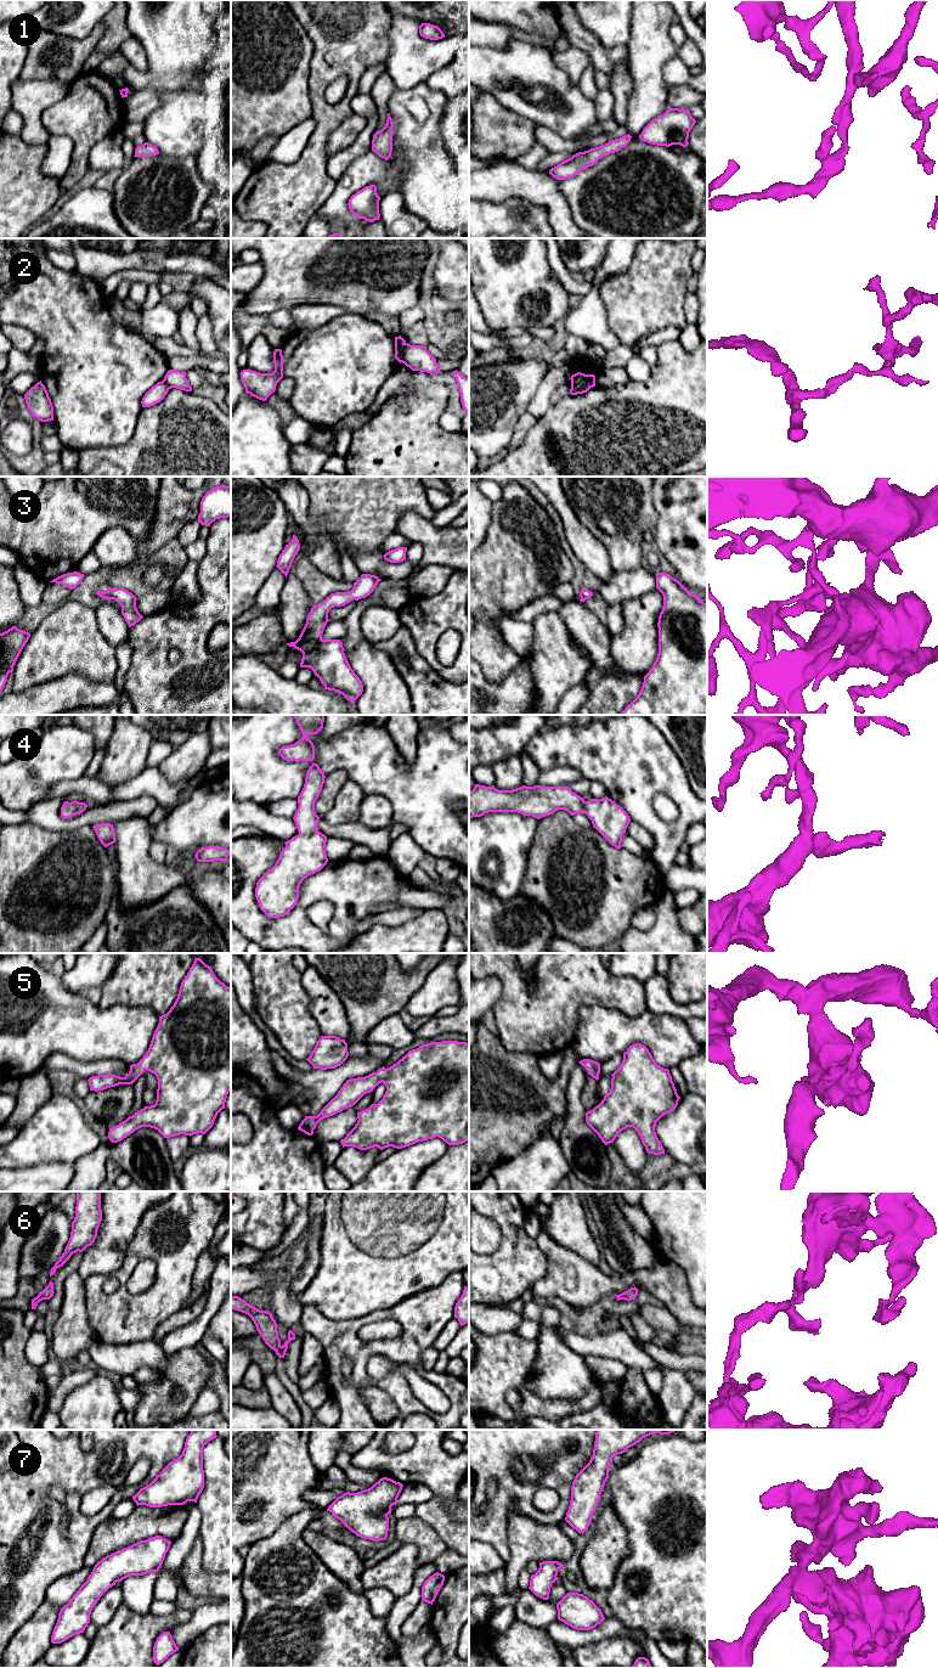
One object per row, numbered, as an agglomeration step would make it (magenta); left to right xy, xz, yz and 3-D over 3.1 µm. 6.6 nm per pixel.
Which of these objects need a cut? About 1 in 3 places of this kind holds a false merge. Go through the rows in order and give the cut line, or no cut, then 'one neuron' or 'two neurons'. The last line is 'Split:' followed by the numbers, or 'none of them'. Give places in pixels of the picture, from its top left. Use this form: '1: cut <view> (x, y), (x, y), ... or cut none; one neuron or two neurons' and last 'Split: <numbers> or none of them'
1: cut none; one neuron
2: cut yz (571, 379), (591, 387); two neurons
3: cut none; one neuron
4: cut none; one neuron
5: cut none; one neuron
6: cut none; one neuron
7: cut none; one neuron
Split: 2

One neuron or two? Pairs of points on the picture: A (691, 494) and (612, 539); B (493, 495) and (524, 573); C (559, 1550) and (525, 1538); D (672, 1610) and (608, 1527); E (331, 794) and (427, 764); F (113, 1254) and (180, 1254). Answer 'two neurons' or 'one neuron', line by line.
A: two neurons
B: two neurons
C: one neuron
D: two neurons
E: two neurons
F: two neurons

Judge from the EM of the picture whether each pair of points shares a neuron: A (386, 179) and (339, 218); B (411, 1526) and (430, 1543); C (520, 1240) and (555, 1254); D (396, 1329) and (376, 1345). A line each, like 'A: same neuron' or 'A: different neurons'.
A: same neuron
B: same neuron
C: different neurons
D: different neurons

